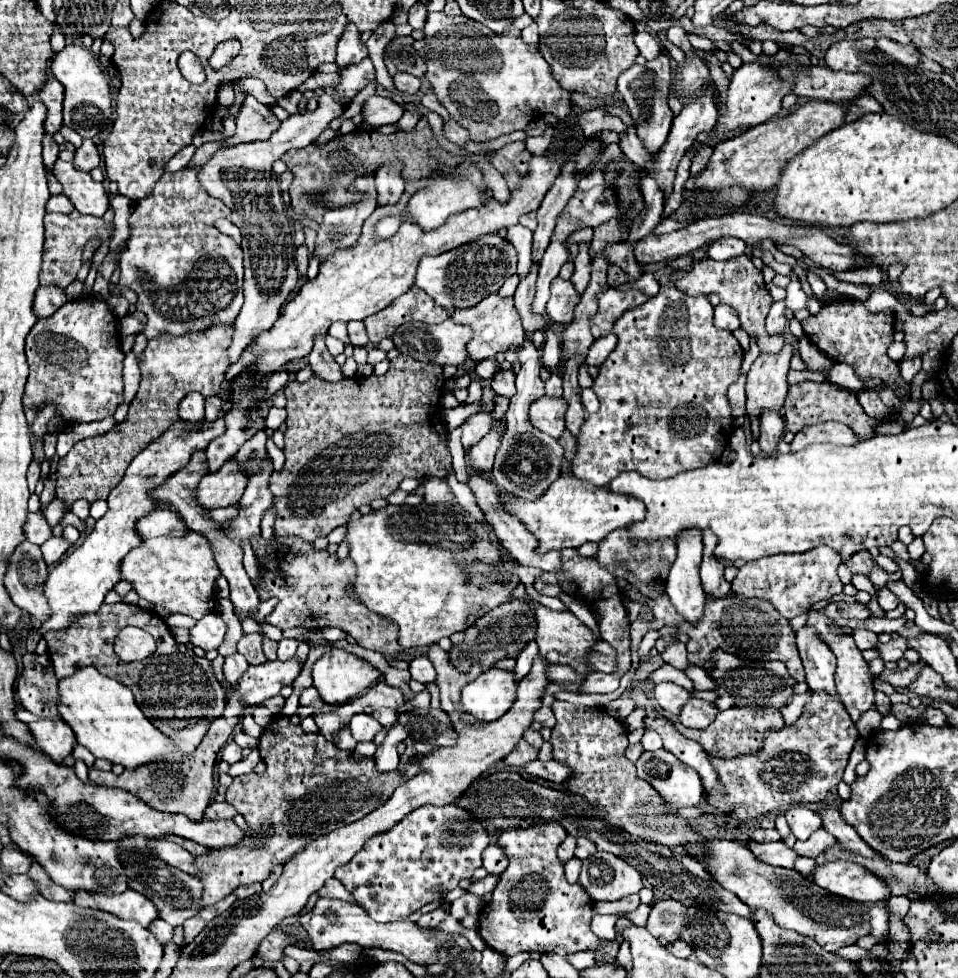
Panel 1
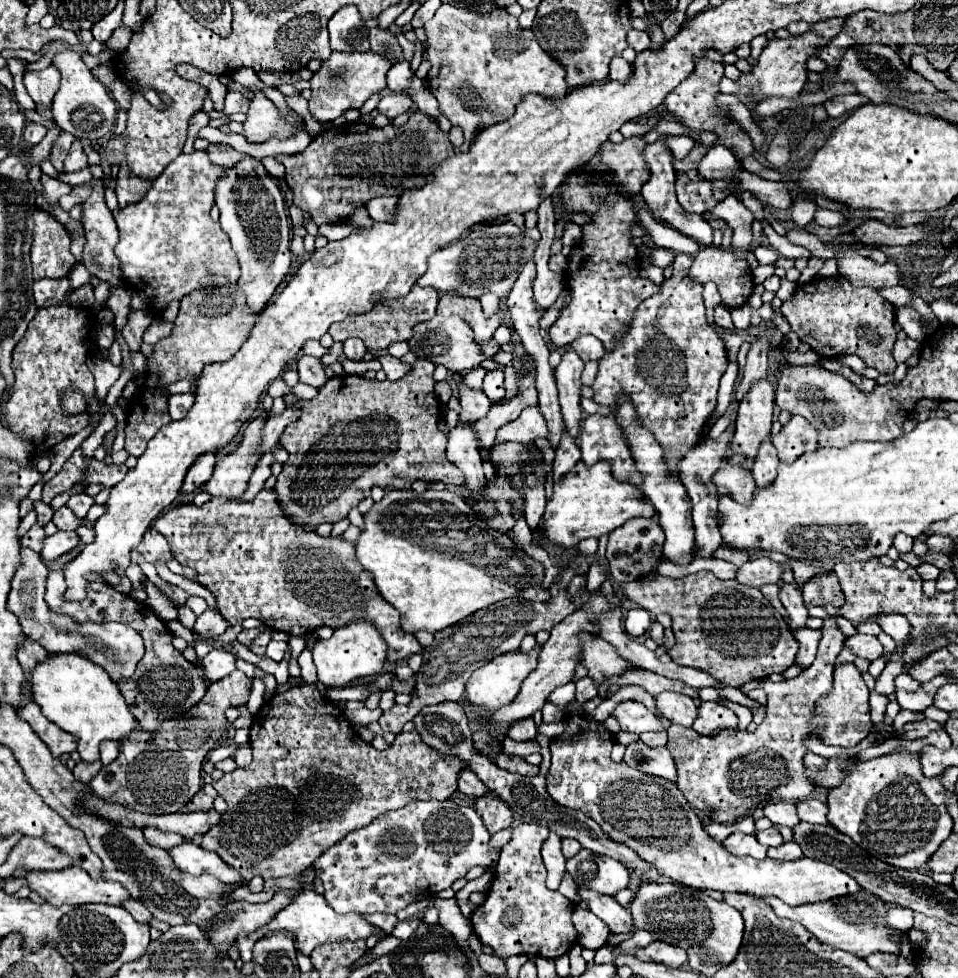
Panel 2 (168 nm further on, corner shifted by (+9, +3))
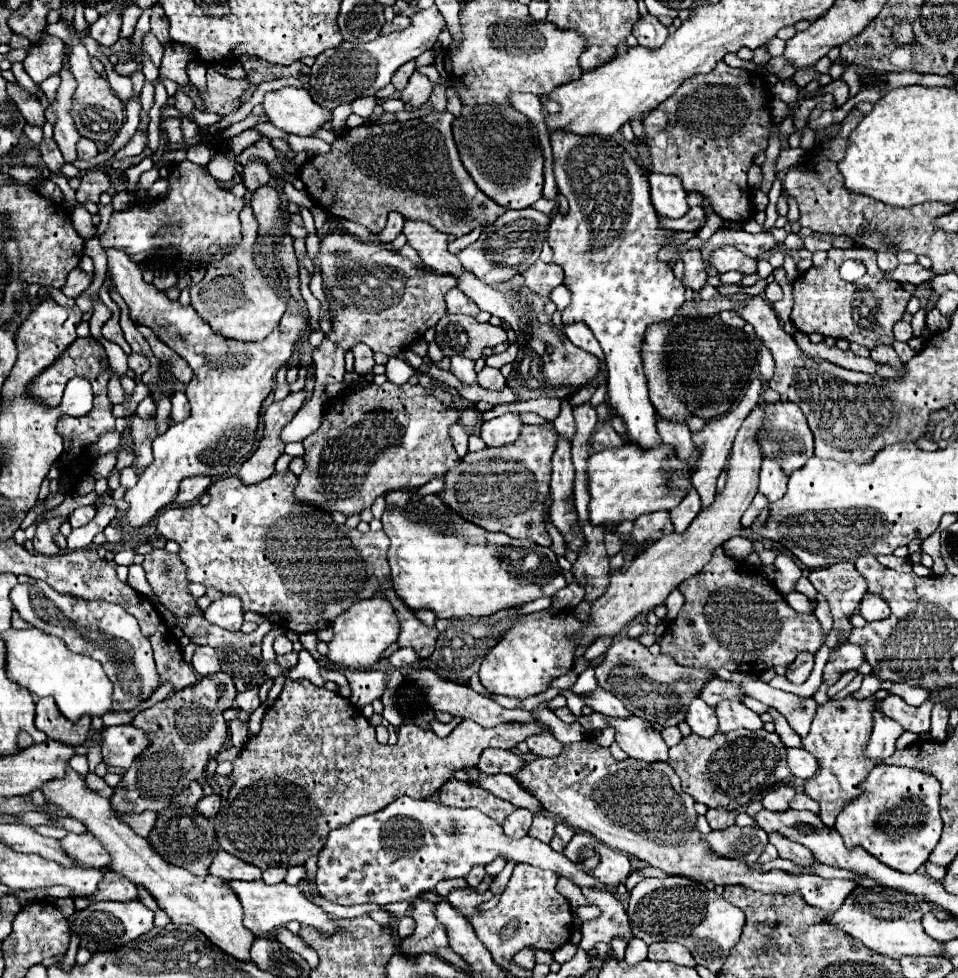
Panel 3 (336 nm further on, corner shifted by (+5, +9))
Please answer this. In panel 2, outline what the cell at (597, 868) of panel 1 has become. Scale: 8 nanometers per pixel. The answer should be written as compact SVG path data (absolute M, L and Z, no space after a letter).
M580 849L574 857L566 861L566 871L572 875L578 887L588 887L606 895L616 895L628 885L628 869L604 855L596 855L588 849Z

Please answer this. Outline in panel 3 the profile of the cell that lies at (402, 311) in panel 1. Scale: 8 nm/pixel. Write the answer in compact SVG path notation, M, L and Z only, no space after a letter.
M328 231L320 241L320 253L328 255L318 259L324 285L332 289L332 297L336 297L340 309L332 319L332 333L324 337L322 347L314 351L314 395L310 403L282 429L280 441L284 443L304 441L320 427L320 415L328 399L324 395L324 385L344 381L344 353L348 349L356 343L366 343L372 351L380 351L388 357L398 355L446 315L444 295L458 283L452 275L418 269L410 259L386 249L384 245L362 243L350 237L352 235L342 231Z

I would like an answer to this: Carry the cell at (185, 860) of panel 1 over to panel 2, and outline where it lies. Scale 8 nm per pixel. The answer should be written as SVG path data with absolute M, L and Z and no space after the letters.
M184 841L182 845L174 847L168 851L176 863L176 867L180 867L180 871L188 871L192 875L202 875L202 873L210 873L216 875L222 883L228 885L246 885L244 879L240 877L240 873L236 869L232 869L230 865L226 865L220 855L202 849L200 845L194 845L190 841Z

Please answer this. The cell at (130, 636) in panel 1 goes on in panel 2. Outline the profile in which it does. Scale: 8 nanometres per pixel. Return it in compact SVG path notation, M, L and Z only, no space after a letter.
M22 549L20 553L20 567L12 579L12 591L8 595L8 609L18 617L22 631L26 637L38 641L48 653L76 653L80 651L82 657L90 659L98 667L102 667L114 683L122 679L130 679L136 671L138 661L144 657L144 643L138 631L134 631L128 625L120 623L76 623L72 617L54 613L48 609L44 601L44 583L48 569L42 563L40 555L32 549Z

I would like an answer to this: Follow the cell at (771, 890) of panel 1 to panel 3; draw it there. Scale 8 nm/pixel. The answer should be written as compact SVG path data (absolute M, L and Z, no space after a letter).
M858 885L844 905L826 921L858 939L868 949L892 959L900 959L904 955L942 955L942 943L930 939L920 925L922 913L918 911L918 901L918 897L896 889Z

